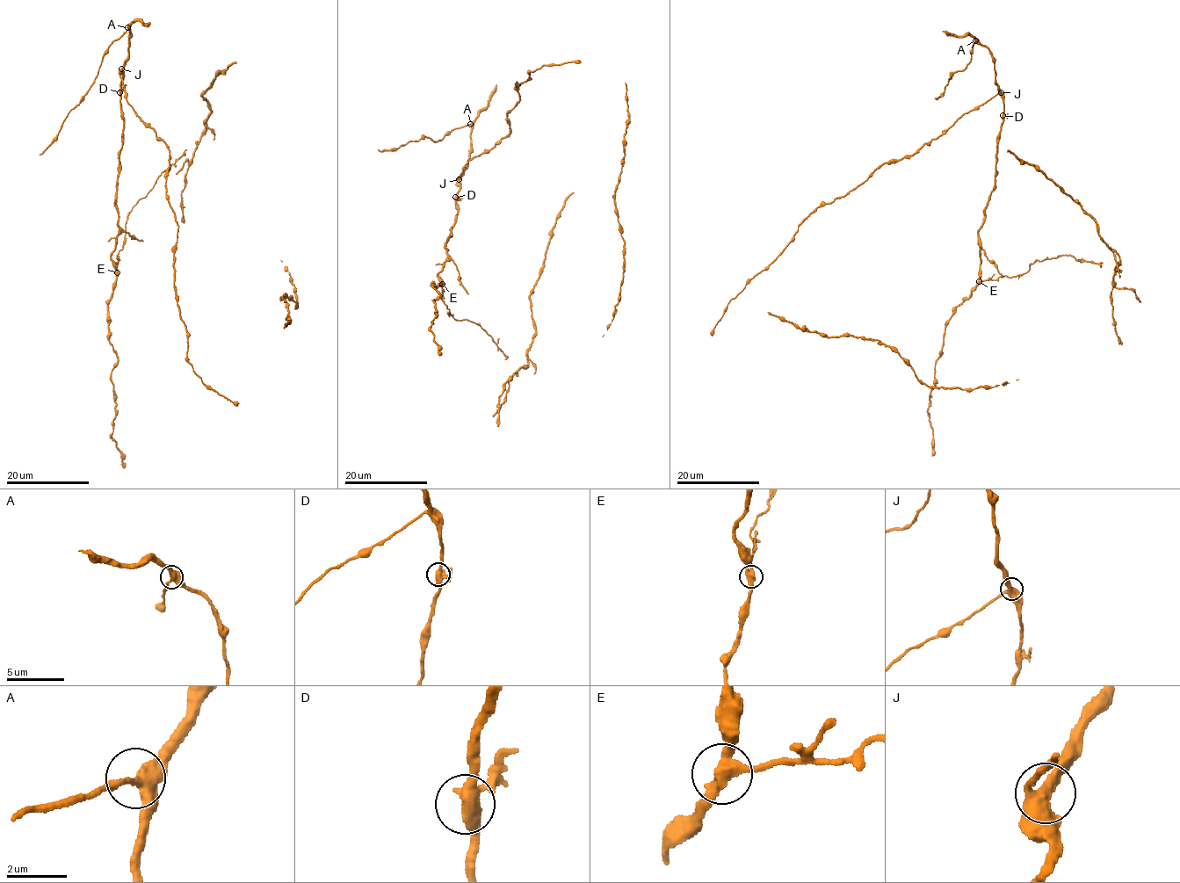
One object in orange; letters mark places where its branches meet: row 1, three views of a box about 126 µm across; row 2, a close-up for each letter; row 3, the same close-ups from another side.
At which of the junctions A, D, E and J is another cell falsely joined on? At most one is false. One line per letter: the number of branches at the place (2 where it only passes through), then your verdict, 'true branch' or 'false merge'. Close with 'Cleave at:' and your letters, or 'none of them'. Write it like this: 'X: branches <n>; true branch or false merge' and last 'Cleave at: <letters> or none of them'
A: branches 3; true branch
D: branches 3; true branch
E: branches 3; false merge
J: branches 3; true branch
Cleave at: E

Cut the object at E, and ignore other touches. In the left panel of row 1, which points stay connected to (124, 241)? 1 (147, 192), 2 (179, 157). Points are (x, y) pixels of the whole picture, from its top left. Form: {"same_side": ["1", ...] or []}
{"same_side": ["1", "2"]}

